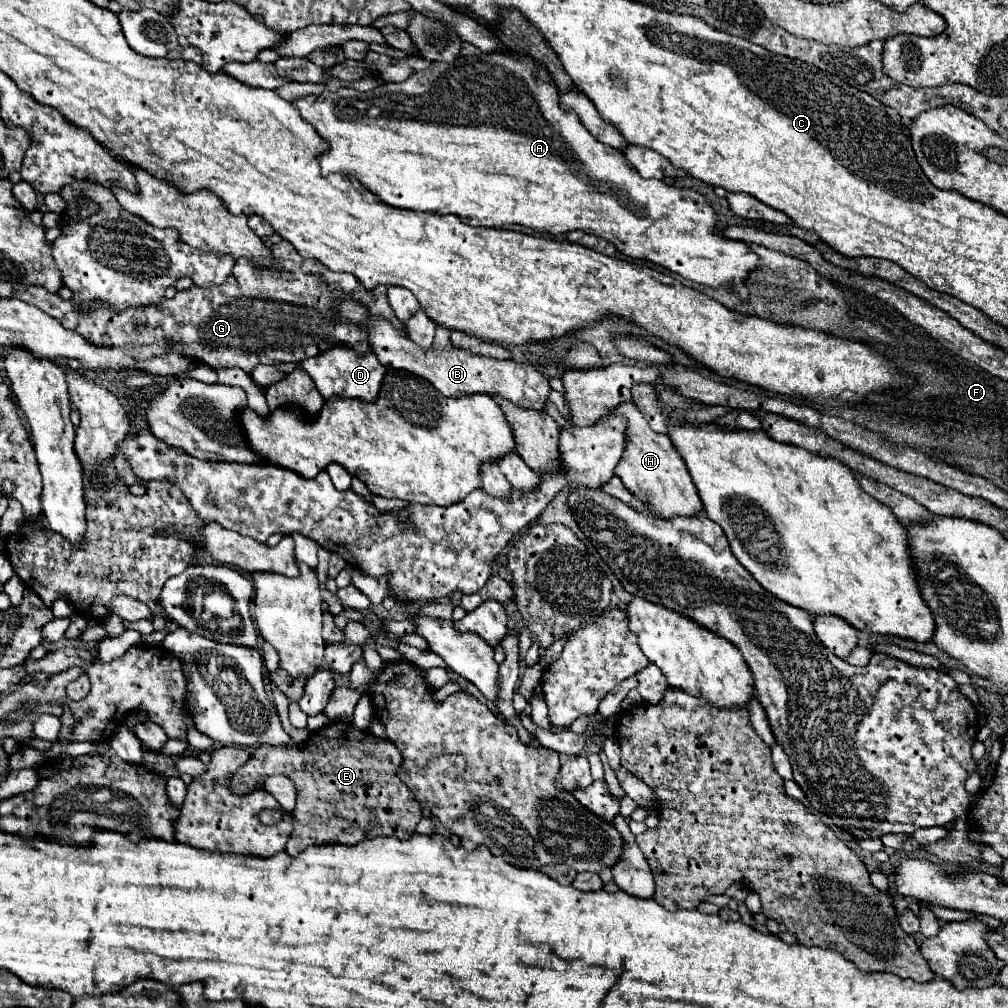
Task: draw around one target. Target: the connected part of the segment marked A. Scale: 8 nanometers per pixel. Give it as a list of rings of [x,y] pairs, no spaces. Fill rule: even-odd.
[[[483,53],[481,57],[459,57],[453,63],[431,63],[429,69],[413,73],[403,83],[381,83],[379,87],[371,91],[355,91],[351,87],[341,87],[337,91],[325,89],[319,95],[305,95],[293,101],[293,105],[299,109],[301,117],[313,125],[313,129],[319,133],[319,137],[329,145],[327,151],[323,151],[317,159],[323,173],[345,173],[355,177],[363,187],[367,187],[371,193],[375,193],[383,203],[397,207],[397,209],[411,209],[411,211],[425,211],[435,215],[457,215],[463,223],[471,227],[503,227],[507,223],[521,223],[525,227],[533,227],[537,231],[547,233],[569,233],[573,229],[589,231],[593,235],[605,237],[611,241],[621,253],[635,257],[635,259],[649,259],[661,267],[667,267],[669,271],[681,275],[683,279],[709,285],[709,287],[729,287],[735,291],[735,295],[741,301],[749,301],[749,285],[747,277],[753,269],[759,265],[759,255],[745,243],[745,241],[733,241],[727,239],[721,229],[717,227],[717,213],[707,203],[707,199],[693,191],[693,189],[679,189],[673,185],[665,185],[661,179],[643,179],[633,165],[623,157],[621,151],[597,141],[575,113],[565,113],[559,107],[559,91],[555,83],[551,81],[547,69],[539,65],[533,59],[527,59],[523,55],[501,55],[501,53]]]

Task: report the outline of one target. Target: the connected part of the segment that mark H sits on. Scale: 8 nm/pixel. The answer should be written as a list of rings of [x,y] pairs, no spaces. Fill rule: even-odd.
[[[625,401],[611,409],[613,415],[623,415],[627,419],[627,435],[625,435],[625,451],[615,467],[615,475],[621,477],[625,487],[633,491],[637,497],[647,501],[655,515],[661,517],[677,517],[677,515],[695,515],[703,509],[697,489],[689,477],[689,471],[675,451],[671,439],[663,433],[657,433],[649,427],[641,411],[633,401]]]

